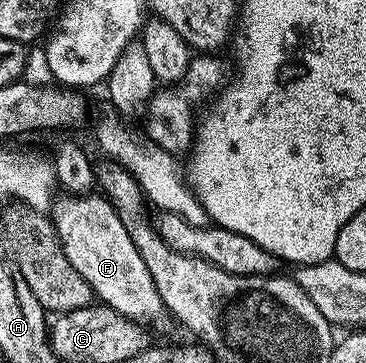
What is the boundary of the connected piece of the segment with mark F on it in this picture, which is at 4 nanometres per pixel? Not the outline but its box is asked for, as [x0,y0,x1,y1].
[51,195,166,326]

